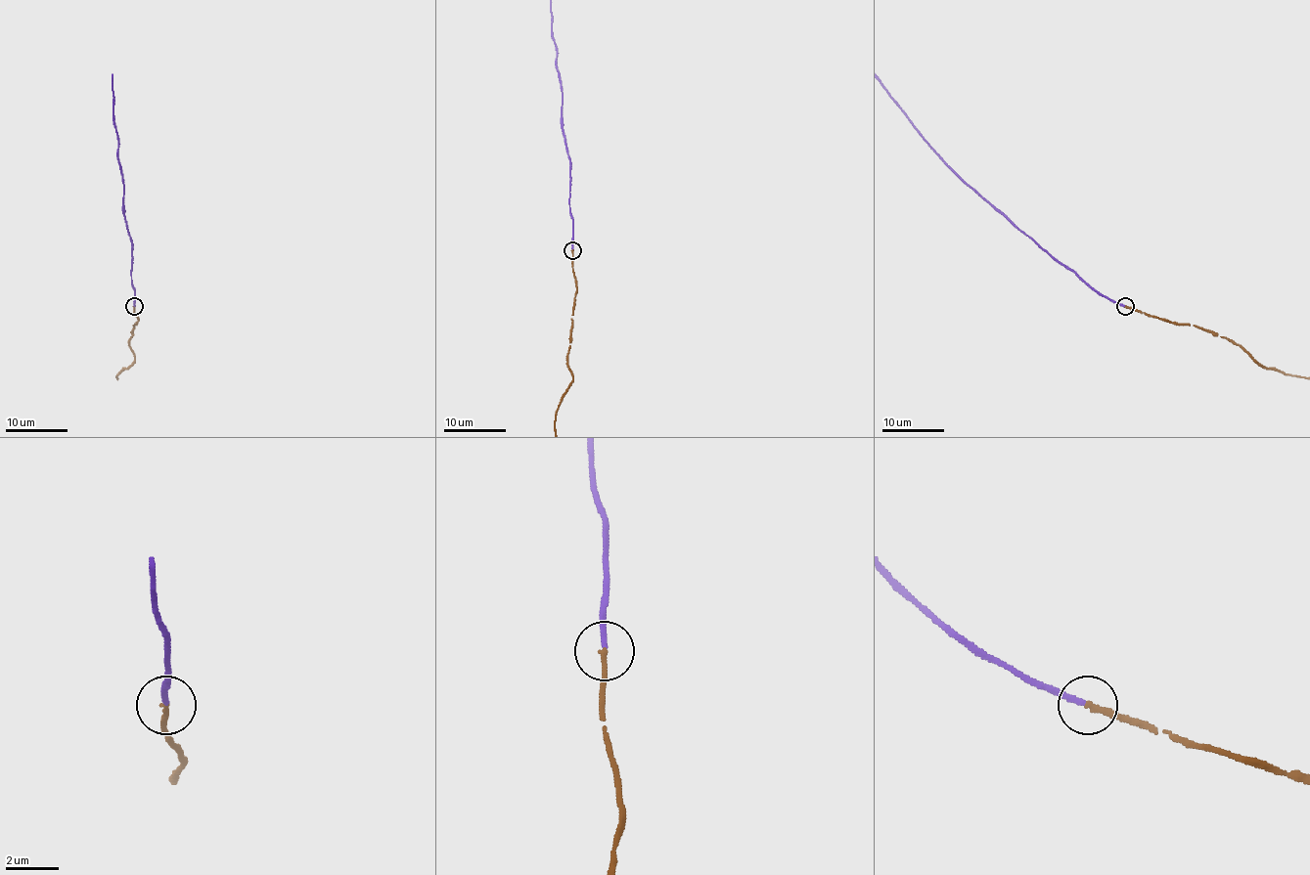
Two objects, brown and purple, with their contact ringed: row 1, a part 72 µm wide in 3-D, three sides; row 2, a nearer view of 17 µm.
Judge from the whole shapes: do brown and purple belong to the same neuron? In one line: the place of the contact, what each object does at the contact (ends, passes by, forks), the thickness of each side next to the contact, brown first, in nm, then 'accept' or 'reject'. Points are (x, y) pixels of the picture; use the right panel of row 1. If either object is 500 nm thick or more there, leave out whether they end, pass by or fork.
at (1125, 306); brown ends there; purple ends there; 200 nm thick on the brown side, 200 nm on the other; accept

